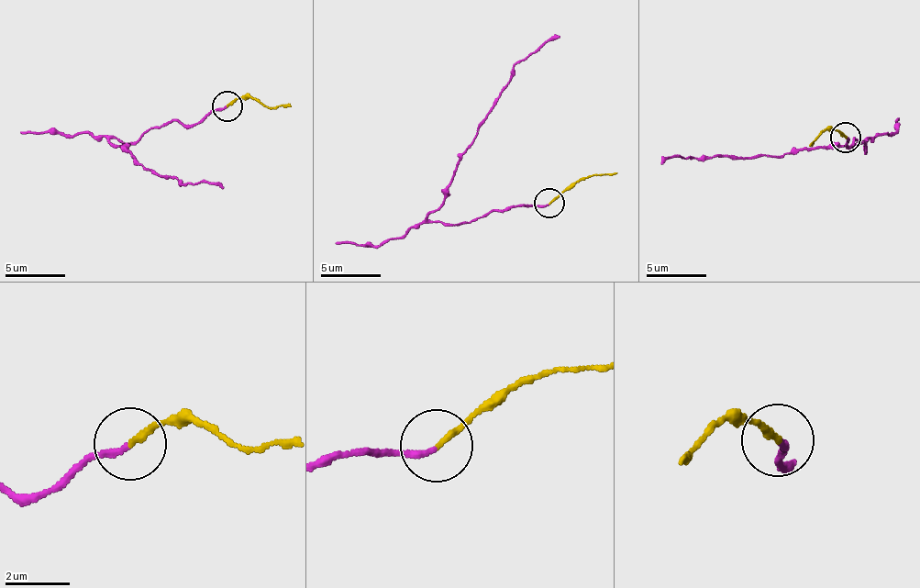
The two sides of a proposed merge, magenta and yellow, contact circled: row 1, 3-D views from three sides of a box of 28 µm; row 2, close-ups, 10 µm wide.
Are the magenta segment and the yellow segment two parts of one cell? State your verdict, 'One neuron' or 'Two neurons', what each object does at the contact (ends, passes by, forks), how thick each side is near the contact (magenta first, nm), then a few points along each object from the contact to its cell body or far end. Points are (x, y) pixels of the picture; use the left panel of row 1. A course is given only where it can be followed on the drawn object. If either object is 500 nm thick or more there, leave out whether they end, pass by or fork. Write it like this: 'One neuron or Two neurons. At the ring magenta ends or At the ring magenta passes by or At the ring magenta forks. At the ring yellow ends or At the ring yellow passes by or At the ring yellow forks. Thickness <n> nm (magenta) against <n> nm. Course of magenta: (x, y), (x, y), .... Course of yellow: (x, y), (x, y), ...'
Two neurons. At the ring magenta ends. At the ring yellow ends. Thickness 170 nm (magenta) against 190 nm. Course of magenta: (226, 108), (193, 125), (170, 120), (135, 142), (111, 139), (177, 182), (225, 188). Course of yellow: (226, 105), (243, 98), (268, 105), (292, 107)

